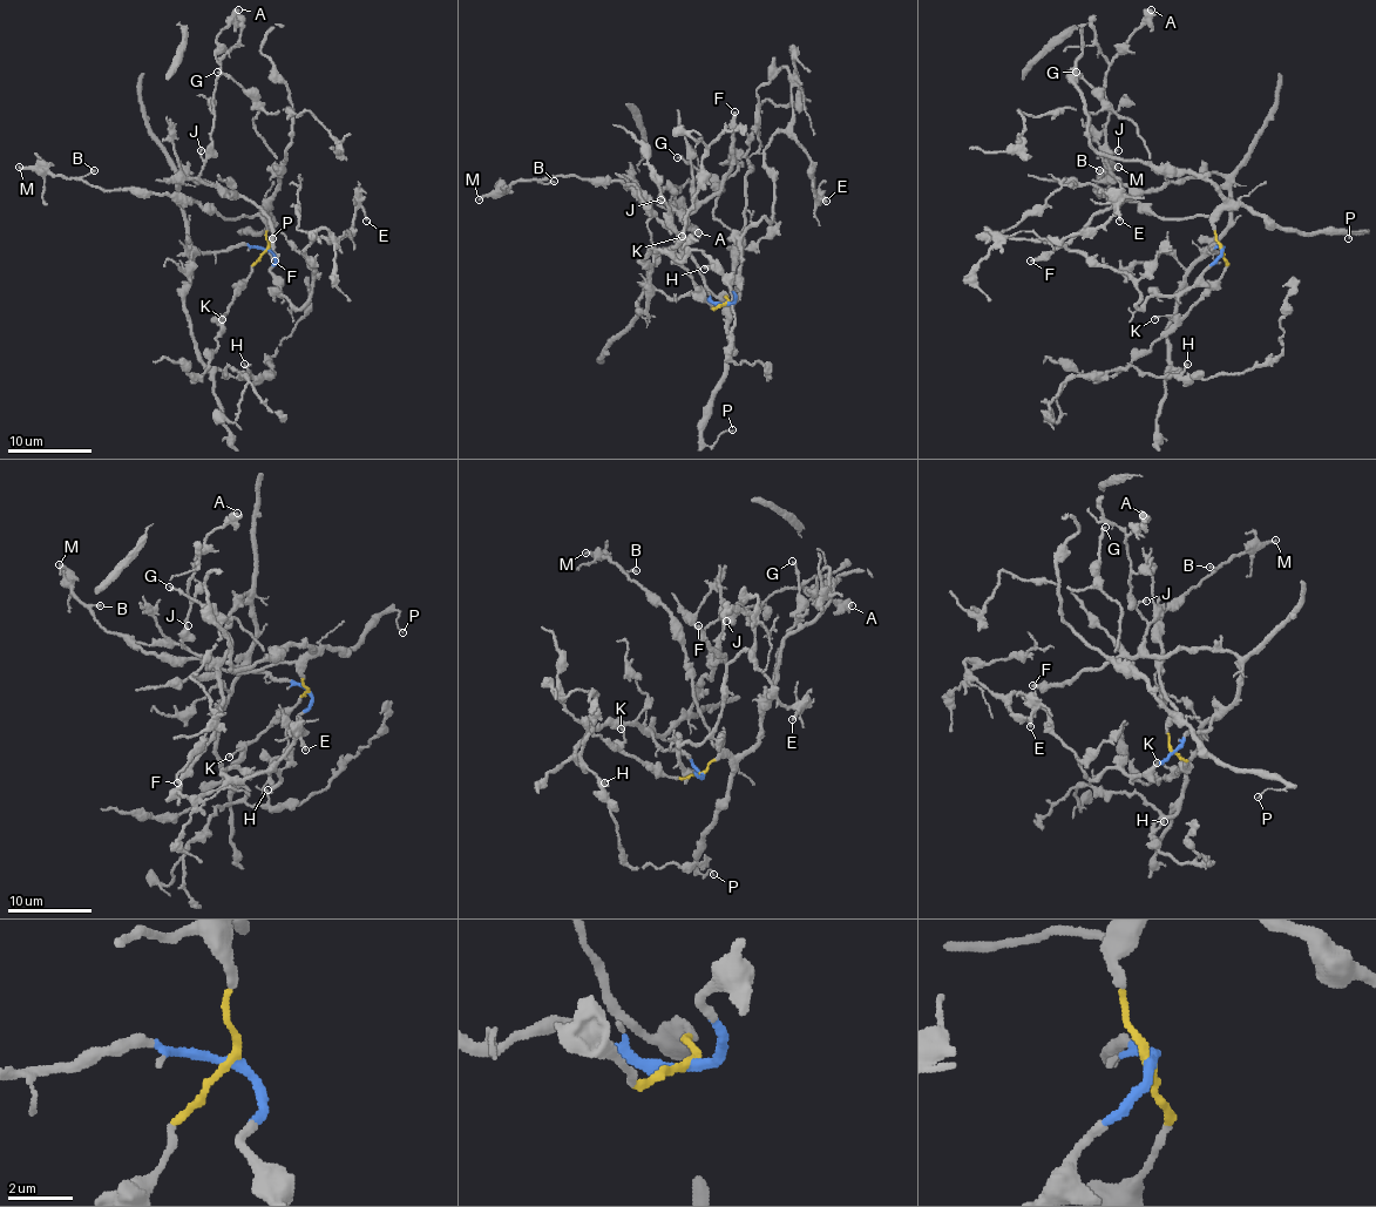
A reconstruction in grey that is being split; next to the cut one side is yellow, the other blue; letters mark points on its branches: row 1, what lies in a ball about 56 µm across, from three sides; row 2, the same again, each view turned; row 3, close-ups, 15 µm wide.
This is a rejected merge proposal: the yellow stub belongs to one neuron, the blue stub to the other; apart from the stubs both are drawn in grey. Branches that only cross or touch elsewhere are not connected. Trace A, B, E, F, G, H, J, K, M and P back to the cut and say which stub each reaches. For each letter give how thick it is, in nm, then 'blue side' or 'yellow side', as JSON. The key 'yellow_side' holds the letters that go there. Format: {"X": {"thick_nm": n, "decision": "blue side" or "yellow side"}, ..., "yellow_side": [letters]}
{"A": {"thick_nm": 650, "decision": "blue side"}, "B": {"thick_nm": 180, "decision": "yellow side"}, "E": {"thick_nm": 190, "decision": "blue side"}, "F": {"thick_nm": 300, "decision": "blue side"}, "G": {"thick_nm": 220, "decision": "yellow side"}, "H": {"thick_nm": 240, "decision": "blue side"}, "J": {"thick_nm": 180, "decision": "blue side"}, "K": {"thick_nm": 160, "decision": "yellow side"}, "M": {"thick_nm": 240, "decision": "yellow side"}, "P": {"thick_nm": 90, "decision": "yellow side"}, "yellow_side": ["B", "G", "K", "M", "P"]}

